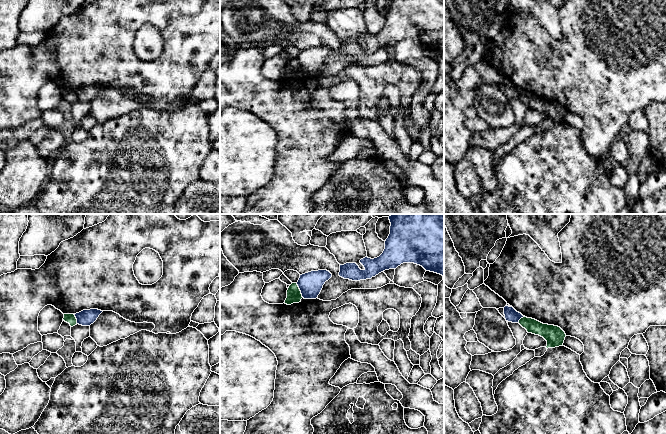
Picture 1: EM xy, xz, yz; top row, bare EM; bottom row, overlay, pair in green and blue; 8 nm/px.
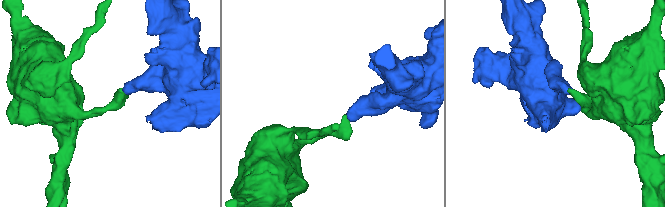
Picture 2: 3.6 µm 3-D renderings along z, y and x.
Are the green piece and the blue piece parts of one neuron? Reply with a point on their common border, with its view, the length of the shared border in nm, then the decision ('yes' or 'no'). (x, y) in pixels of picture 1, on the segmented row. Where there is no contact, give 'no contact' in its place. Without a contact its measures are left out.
contact xz (299, 290); length 130 nm; no

